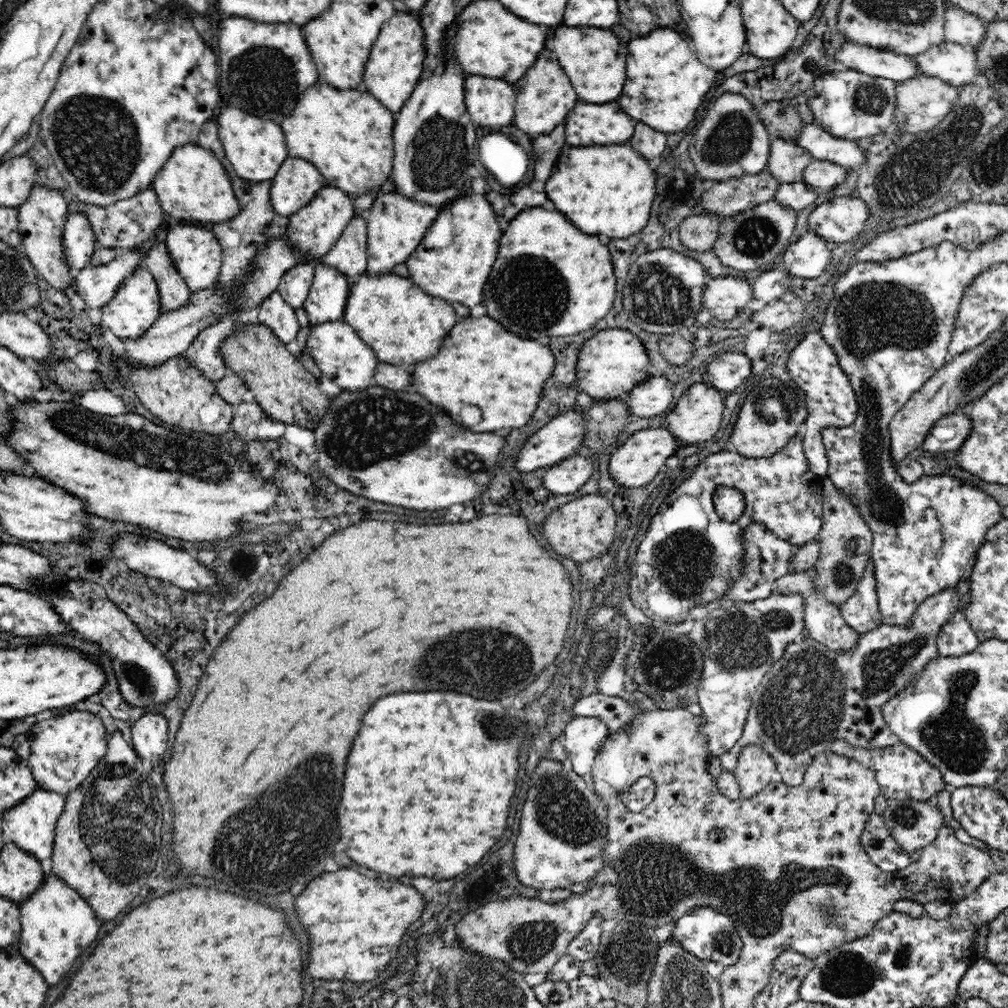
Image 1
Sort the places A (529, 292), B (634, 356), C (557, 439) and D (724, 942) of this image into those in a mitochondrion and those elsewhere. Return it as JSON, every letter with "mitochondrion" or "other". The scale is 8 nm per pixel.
{"A":"mitochondrion","B":"other","C":"other","D":"mitochondrion"}

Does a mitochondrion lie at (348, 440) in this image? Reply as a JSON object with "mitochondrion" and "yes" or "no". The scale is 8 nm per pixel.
{"mitochondrion":"yes"}

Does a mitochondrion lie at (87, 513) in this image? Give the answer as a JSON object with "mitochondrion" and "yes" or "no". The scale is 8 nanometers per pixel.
{"mitochondrion":"no"}

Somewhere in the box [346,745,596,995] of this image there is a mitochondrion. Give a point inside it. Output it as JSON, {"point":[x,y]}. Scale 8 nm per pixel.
{"point":[529,942]}

